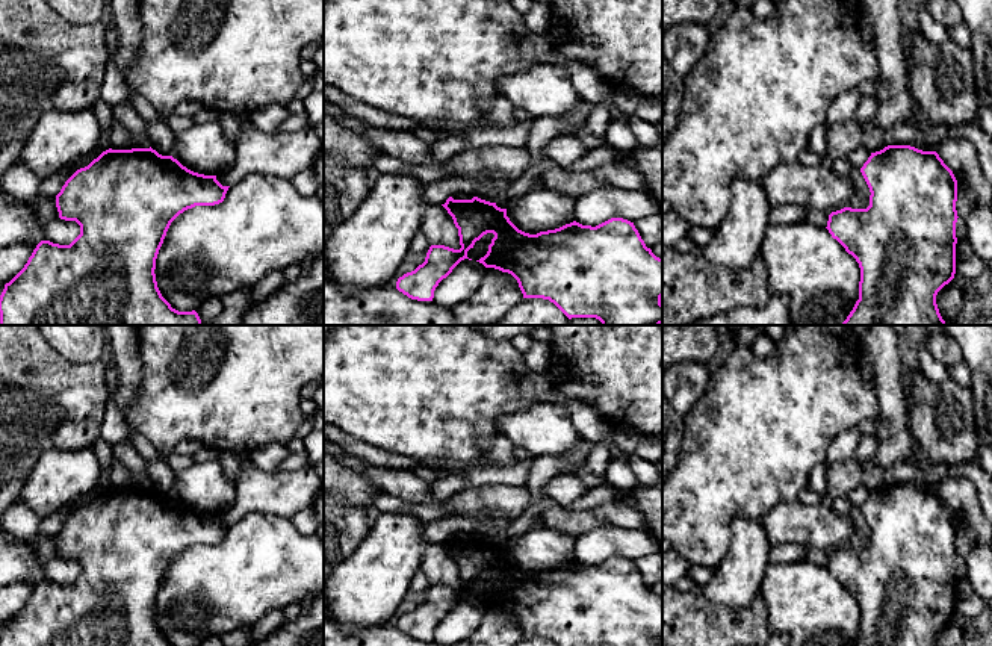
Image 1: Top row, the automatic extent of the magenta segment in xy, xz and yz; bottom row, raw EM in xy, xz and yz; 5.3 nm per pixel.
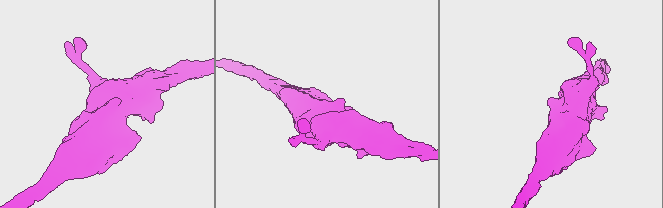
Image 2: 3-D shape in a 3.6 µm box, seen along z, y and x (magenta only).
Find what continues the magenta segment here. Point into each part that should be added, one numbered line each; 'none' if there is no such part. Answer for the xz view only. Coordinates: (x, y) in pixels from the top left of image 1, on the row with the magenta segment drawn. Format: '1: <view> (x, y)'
none

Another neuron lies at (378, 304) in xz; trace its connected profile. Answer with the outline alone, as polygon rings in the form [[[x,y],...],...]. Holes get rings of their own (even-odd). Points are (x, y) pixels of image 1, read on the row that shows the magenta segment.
[[[324,277],[324,325],[457,325],[451,309],[378,284],[345,293]]]

